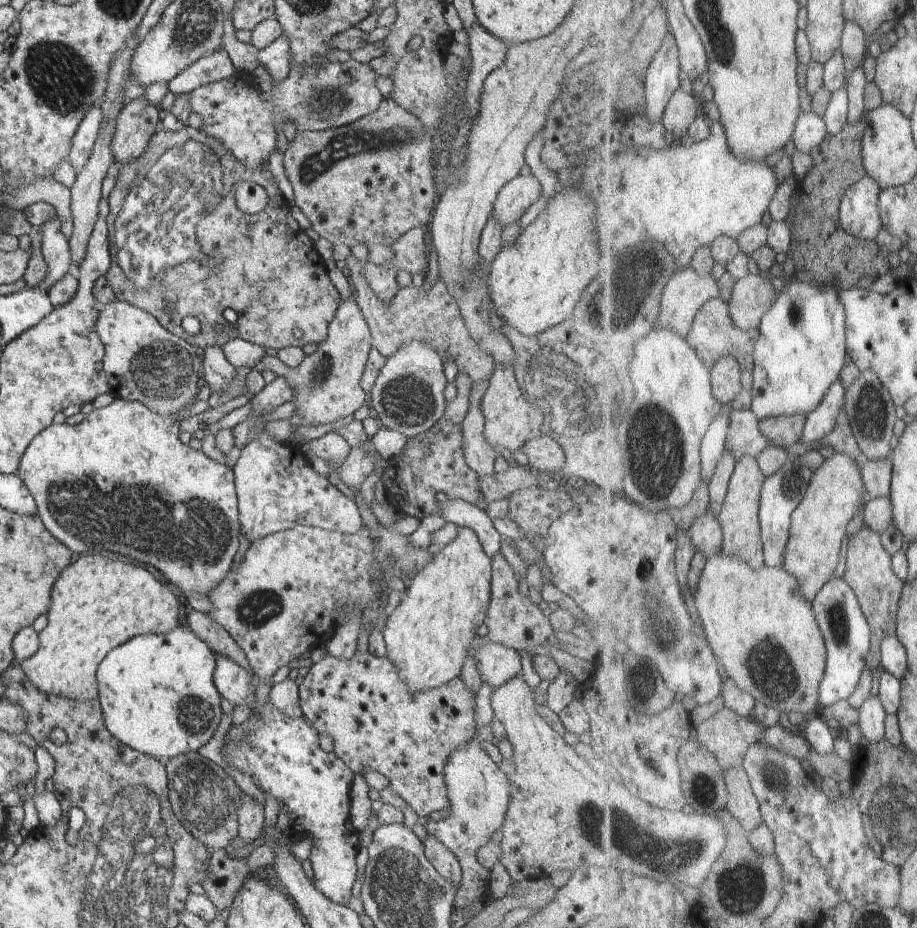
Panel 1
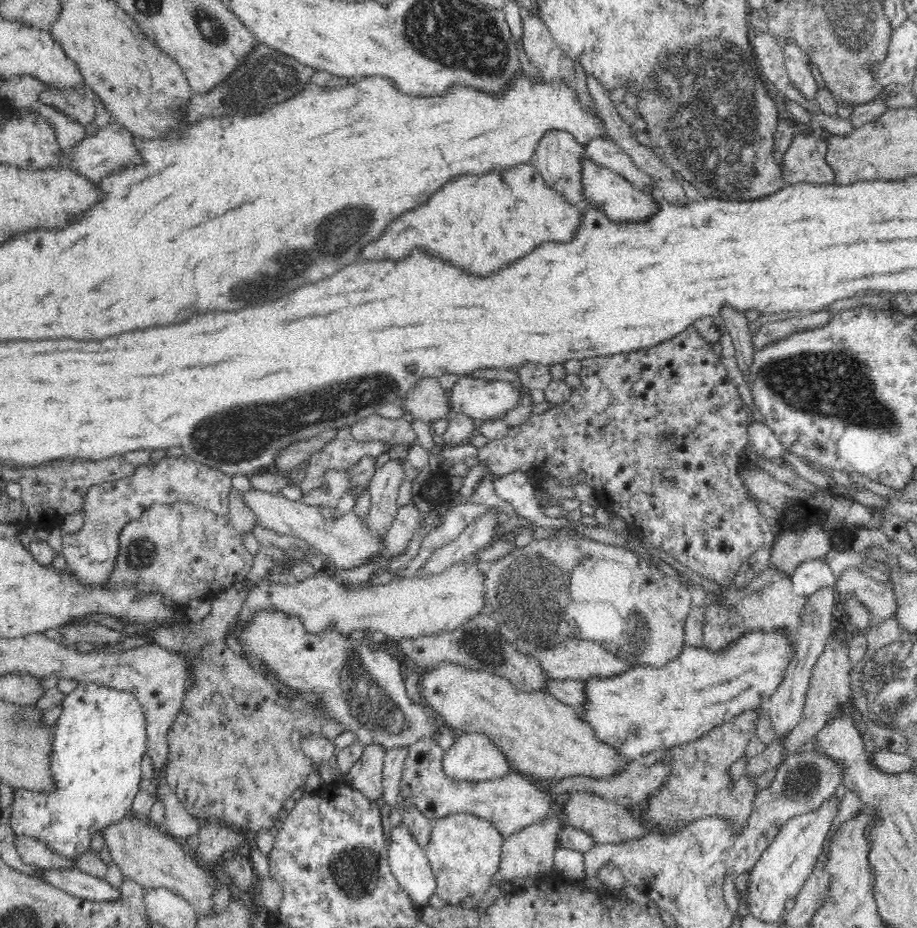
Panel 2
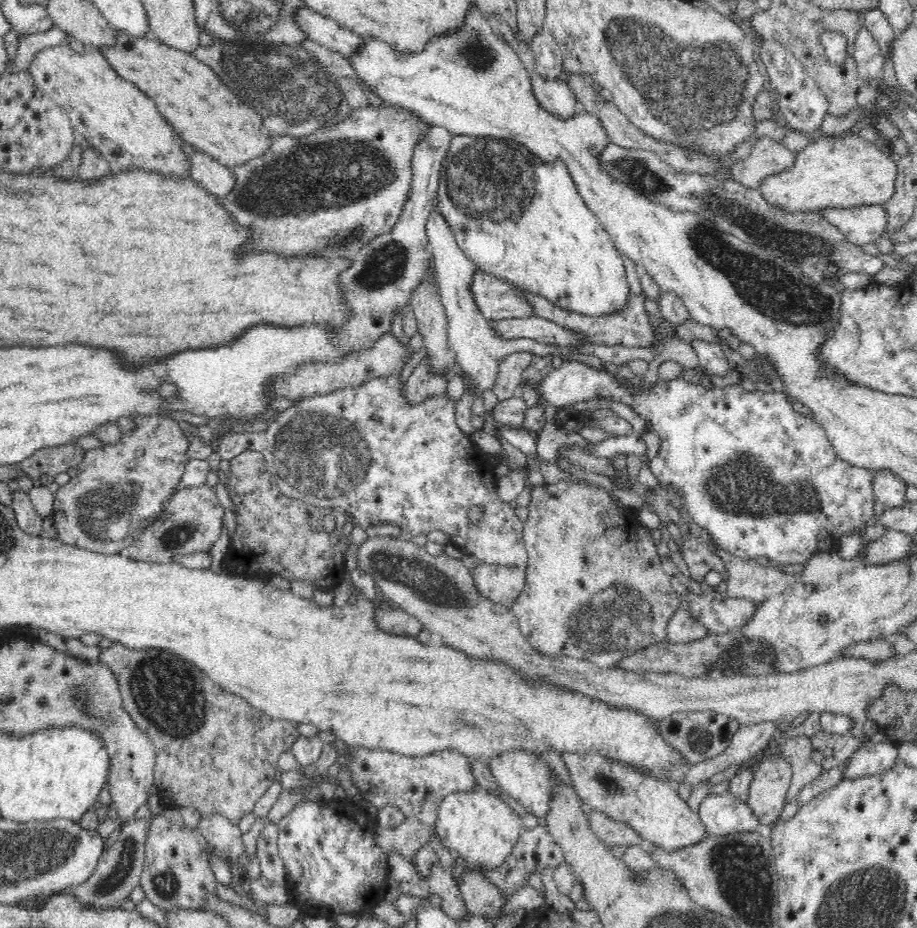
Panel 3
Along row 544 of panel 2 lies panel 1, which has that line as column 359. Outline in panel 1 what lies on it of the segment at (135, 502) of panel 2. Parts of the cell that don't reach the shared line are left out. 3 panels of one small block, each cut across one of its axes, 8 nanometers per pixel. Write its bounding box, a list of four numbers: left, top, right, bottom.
[186,60,383,168]

